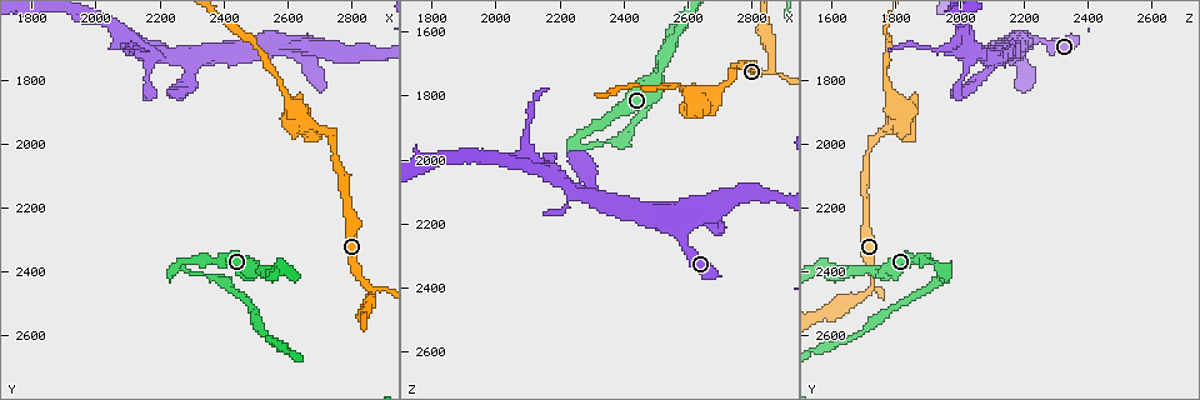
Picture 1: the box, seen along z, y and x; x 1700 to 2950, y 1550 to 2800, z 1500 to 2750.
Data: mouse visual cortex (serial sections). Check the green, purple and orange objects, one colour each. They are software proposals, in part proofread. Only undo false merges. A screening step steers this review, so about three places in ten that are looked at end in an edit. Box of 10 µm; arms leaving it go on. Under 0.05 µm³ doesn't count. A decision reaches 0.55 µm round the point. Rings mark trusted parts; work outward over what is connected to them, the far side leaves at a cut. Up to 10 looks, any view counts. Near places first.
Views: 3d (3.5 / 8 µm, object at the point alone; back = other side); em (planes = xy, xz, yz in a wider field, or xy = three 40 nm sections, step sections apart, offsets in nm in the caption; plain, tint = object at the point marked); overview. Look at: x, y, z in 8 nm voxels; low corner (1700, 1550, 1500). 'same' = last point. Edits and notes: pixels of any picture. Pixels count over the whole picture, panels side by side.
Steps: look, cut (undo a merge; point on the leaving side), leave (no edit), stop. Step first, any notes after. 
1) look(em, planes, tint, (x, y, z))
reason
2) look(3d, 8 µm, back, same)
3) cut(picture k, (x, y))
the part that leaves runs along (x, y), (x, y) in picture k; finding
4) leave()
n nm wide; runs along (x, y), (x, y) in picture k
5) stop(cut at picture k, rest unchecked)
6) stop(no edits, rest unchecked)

look(3d, 8 µm, (2860, 2450, 1720))
three arms meet

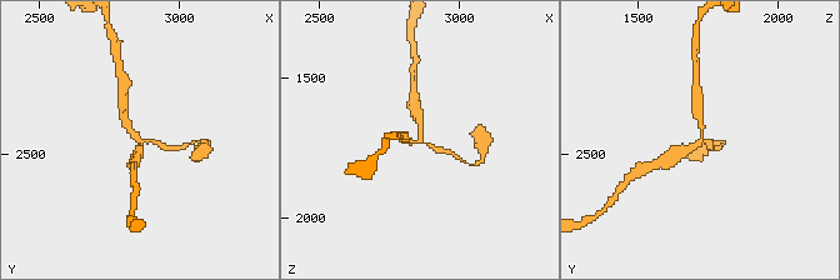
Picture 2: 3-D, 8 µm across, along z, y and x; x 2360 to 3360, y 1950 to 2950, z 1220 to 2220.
look(em, xy, step 1, tint, same)
need the tissue

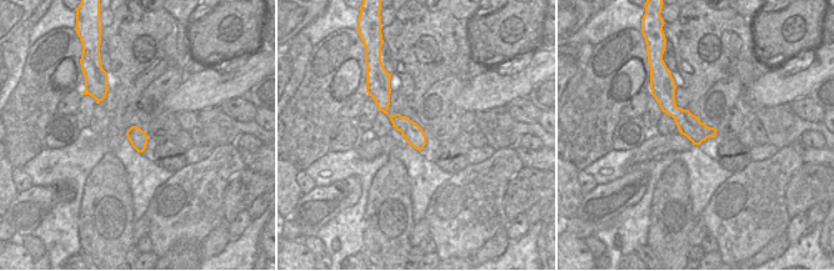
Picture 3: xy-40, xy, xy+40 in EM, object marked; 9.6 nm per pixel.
leave()
arms of 150, 200, 300 nm; runs along (385, 88), (384, 110), (419, 146) in picture 3; all the same cell

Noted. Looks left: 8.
look(em, xy, step 1, tint, (2600, 1850, 1790))
calibre changes

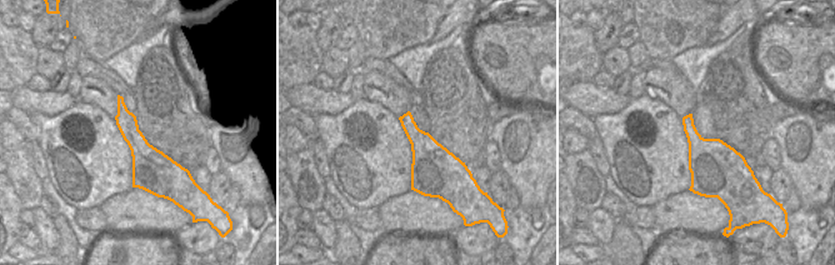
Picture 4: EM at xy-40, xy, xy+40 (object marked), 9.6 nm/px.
look(3d, 3.5 µm, same)

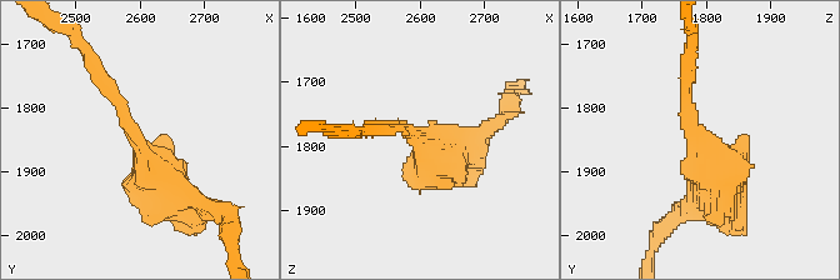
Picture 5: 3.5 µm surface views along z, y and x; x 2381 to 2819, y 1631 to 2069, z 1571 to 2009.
leave()
runs along (188, 199), (153, 169), (95, 69) in picture 5; continuous, no second cell

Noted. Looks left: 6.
look(3d, 8 µm, (2640, 1710, 2180))
sharp bend

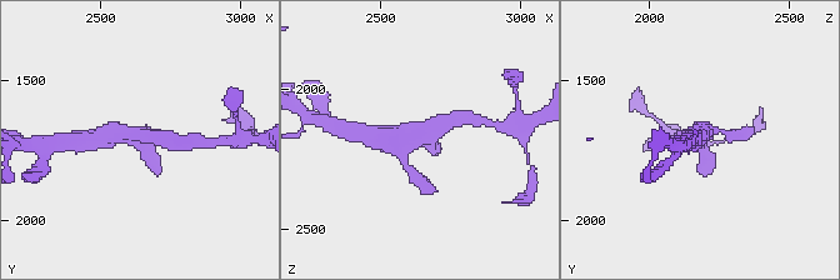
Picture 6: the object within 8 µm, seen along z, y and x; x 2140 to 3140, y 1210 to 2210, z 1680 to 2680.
look(3d, 3.5 µm, back, same)

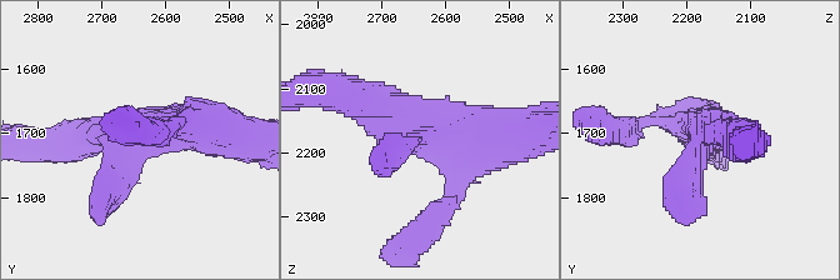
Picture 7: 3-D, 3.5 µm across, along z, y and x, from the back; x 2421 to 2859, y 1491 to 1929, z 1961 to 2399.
look(em, xy, step 5, tint, (2655, 1720, 2175))
3 arms; arms of 200, 350, 500 nm; shape alone is not enough

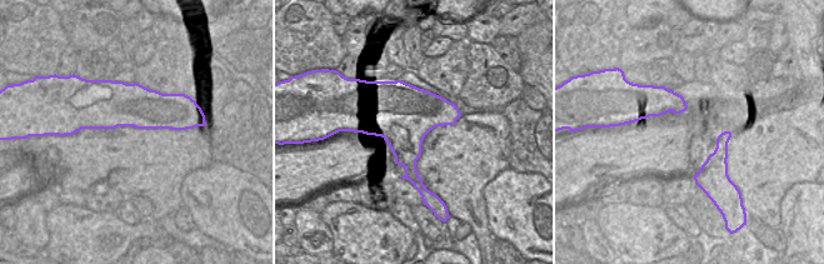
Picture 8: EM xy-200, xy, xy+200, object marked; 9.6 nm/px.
leave()
runs along (466, 170), (351, 96) in picture 7; one cell here

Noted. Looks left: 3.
look(3d, 3.5 µm, (2250, 2380, 1960))

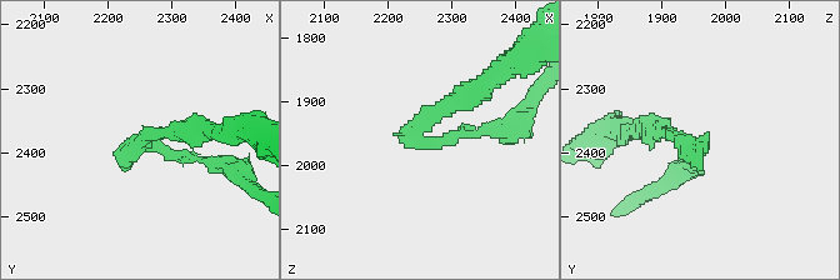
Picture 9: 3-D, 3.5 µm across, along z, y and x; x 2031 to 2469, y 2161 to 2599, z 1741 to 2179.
look(em, xy, step 1, tint, (2250, 2385, 1955))

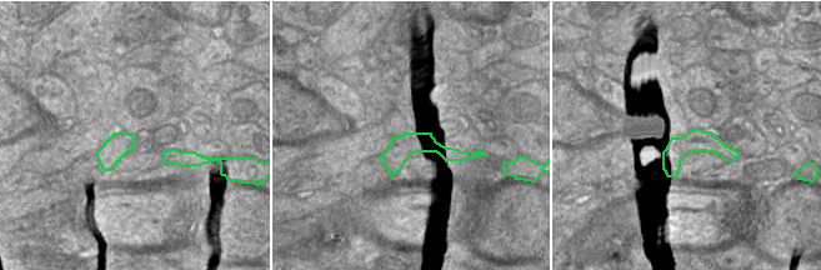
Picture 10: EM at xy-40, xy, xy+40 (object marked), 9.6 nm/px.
cut(picture 9, (475, 134))
240 nm wide; the part that leaves runs along (423, 141), (508, 131), (526, 109) in picture 9; two cells meet here

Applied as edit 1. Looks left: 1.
stop(cut at picture 9, rest unchecked)

